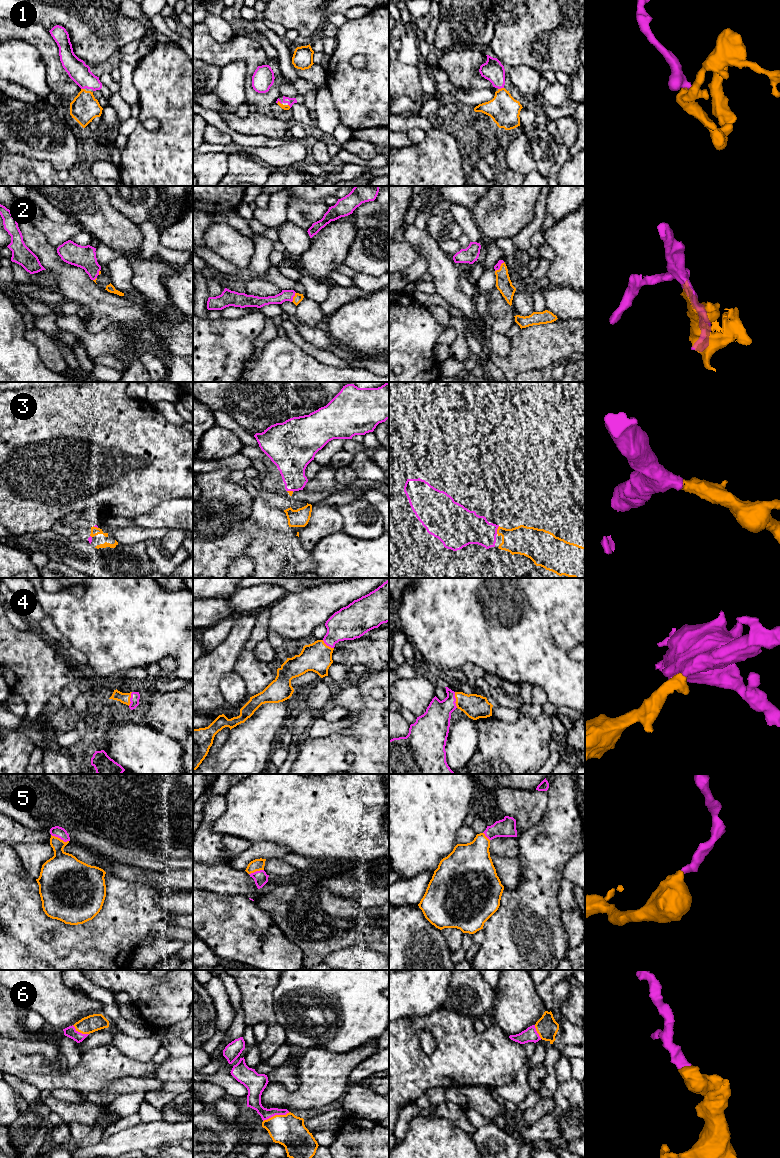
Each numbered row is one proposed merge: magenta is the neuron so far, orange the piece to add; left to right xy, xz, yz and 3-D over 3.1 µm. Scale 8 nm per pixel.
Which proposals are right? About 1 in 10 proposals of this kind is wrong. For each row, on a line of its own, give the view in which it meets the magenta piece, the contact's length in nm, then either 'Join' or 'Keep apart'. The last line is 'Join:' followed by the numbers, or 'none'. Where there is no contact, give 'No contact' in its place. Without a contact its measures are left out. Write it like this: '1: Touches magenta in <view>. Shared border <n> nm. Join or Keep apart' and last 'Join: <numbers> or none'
1: Touches magenta in yz. Shared border 50 nm. Join
2: Touches magenta in xz. Shared border 90 nm. Join
3: Touches magenta in yz. Shared border 70 nm. Join
4: Touches magenta in yz. Shared border 130 nm. Join
5: Touches magenta in xy. Shared border 160 nm. Join
6: Touches magenta in xz. Shared border 220 nm. Join
Join: 1, 2, 3, 4, 5, 6

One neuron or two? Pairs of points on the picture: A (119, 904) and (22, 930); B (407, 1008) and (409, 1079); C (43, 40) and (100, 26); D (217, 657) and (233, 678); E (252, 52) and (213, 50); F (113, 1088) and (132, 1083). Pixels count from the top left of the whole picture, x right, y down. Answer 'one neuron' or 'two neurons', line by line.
A: one neuron
B: two neurons
C: two neurons
D: two neurons
E: one neuron
F: one neuron

